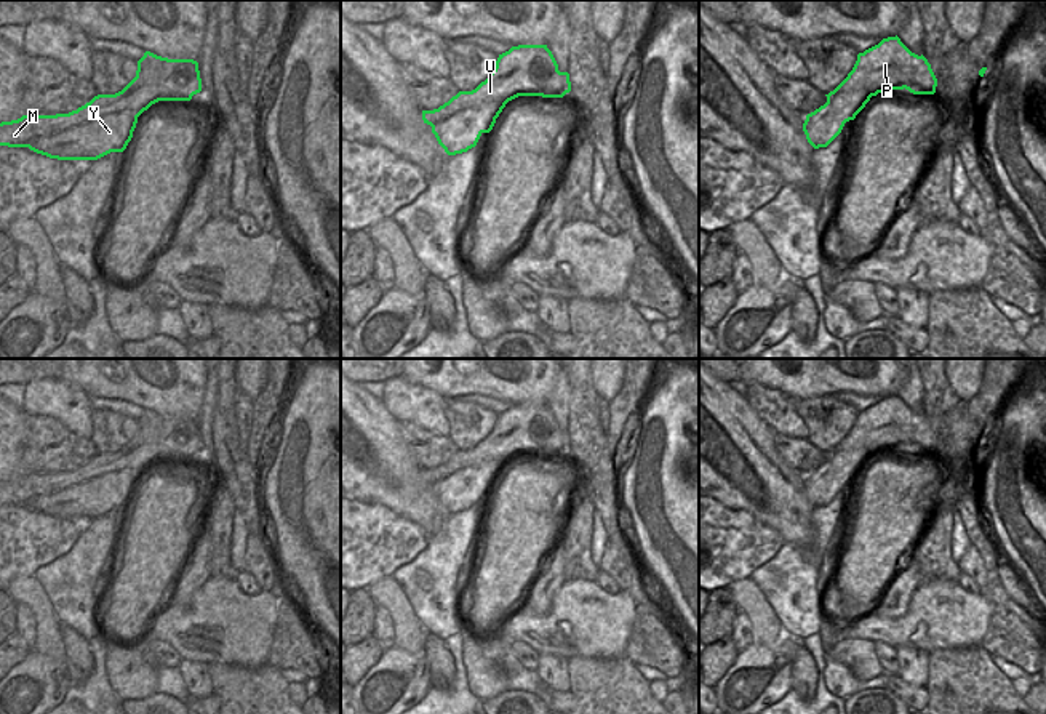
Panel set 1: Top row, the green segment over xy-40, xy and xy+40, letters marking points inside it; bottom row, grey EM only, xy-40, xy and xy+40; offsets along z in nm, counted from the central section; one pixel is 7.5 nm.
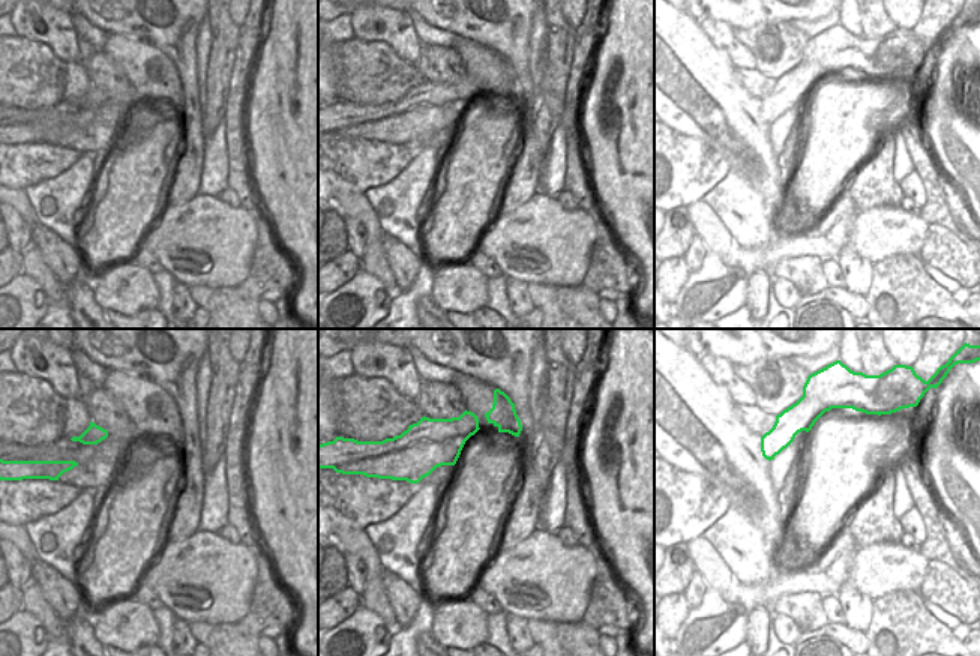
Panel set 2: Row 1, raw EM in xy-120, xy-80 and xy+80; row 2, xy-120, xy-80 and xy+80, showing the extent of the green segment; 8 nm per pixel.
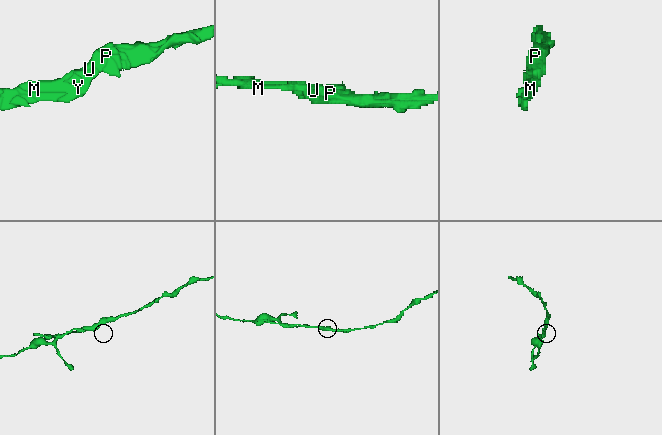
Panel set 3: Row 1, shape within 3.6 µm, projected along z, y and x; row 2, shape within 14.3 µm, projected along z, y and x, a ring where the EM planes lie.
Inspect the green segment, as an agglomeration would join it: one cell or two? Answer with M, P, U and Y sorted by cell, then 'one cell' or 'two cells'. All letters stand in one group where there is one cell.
groups M P U / Y; two cells

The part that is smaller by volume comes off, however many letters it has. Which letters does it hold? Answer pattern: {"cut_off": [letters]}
{"cut_off": ["Y"]}

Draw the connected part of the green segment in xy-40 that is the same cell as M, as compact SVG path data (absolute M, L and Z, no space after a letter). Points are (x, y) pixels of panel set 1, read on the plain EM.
M146 410L138 419L136 435L115 453L98 453L69 472L22 474L0 482L0 504L22 506L40 495L62 491L102 474L133 469L141 474L158 459L190 459L202 450L198 421L168 418Z

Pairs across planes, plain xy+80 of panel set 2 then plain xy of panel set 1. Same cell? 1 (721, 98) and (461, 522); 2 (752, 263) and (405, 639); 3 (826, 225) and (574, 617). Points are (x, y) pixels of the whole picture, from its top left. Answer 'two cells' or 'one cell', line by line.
1: two cells
2: two cells
3: two cells

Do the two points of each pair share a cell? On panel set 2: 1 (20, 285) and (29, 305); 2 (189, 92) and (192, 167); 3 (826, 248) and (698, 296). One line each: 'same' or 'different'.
1: same
2: same
3: same

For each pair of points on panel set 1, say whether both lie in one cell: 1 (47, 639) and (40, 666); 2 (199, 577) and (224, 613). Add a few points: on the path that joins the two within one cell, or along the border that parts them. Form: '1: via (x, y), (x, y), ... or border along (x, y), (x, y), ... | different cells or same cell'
1: border along (34, 649), (55, 660), (64, 660) | different cells
2: border along (211, 577), (187, 602), (176, 602), (173, 605) | different cells

